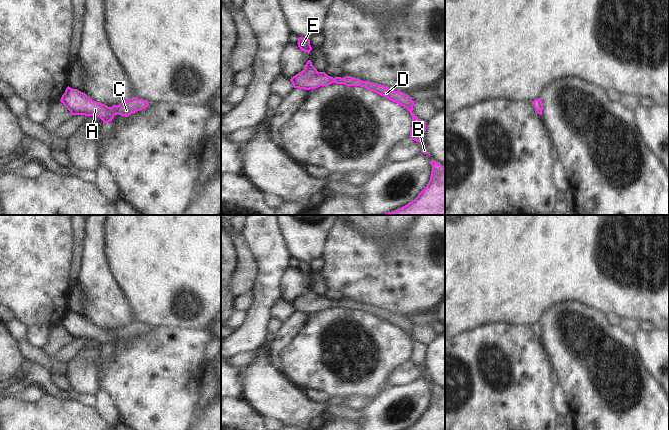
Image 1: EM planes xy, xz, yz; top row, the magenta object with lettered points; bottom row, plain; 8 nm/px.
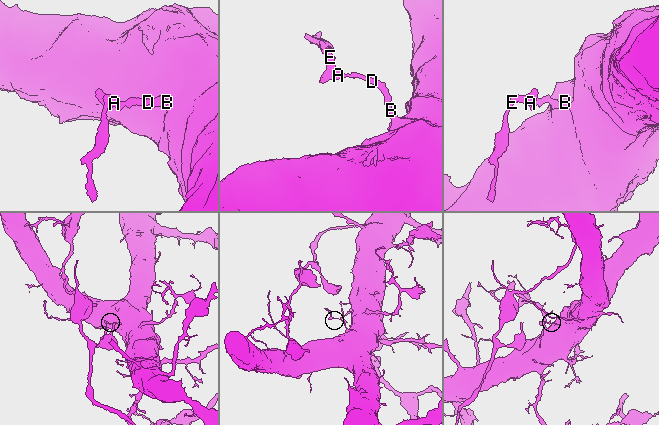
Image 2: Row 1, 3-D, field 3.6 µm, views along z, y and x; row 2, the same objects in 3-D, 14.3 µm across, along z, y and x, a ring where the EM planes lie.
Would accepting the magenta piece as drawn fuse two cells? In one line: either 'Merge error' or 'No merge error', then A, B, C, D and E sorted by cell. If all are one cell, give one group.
No merge error. Groups: A B C D E

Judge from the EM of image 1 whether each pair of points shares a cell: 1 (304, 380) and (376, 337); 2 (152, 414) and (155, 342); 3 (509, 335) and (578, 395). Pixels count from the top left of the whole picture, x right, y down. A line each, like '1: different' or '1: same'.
1: same
2: same
3: different

